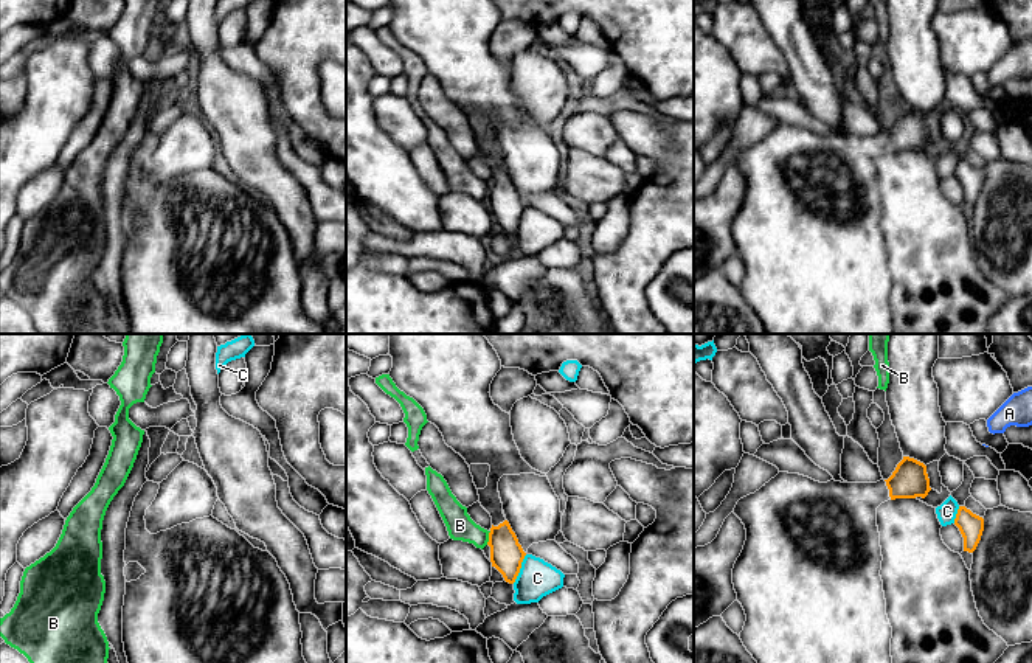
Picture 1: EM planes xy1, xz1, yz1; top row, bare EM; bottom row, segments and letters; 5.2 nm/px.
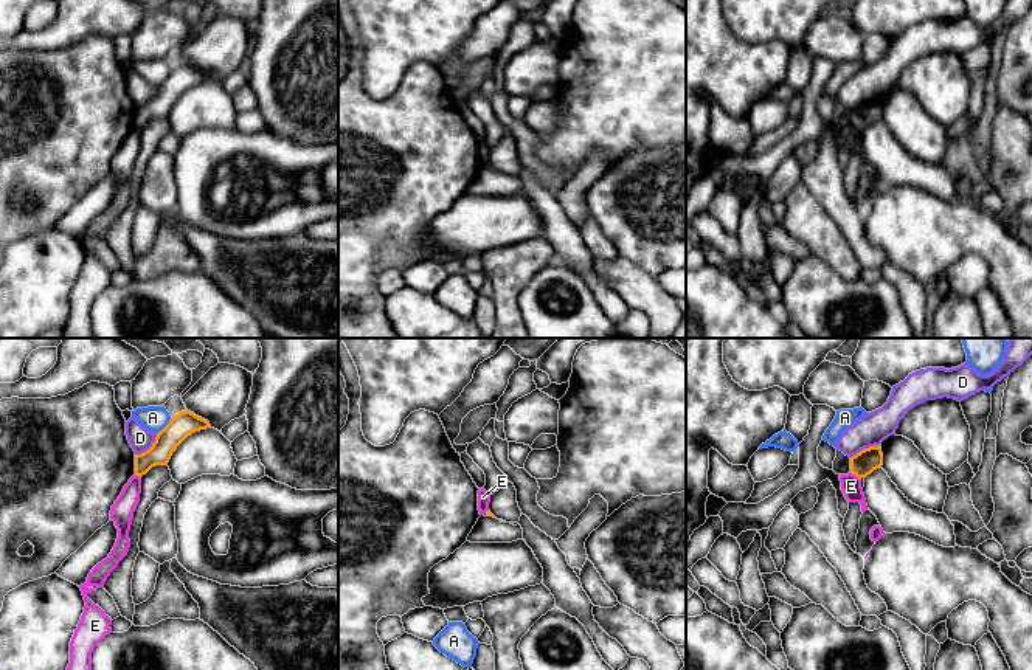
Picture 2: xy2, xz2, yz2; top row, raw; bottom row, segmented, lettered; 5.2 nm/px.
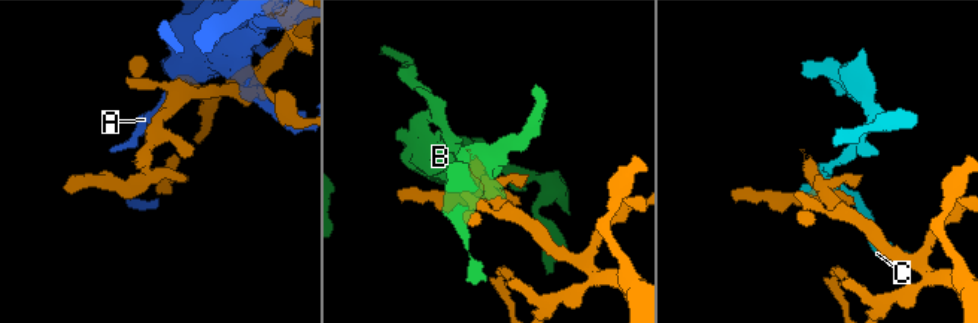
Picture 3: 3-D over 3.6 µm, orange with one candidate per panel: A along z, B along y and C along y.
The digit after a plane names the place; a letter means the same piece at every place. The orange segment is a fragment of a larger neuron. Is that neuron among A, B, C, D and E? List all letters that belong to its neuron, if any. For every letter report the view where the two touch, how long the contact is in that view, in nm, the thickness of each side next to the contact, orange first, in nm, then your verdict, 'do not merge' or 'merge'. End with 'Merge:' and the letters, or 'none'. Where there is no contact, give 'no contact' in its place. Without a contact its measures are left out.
A: xy2 | 120 nm | 130/130 nm | do not merge
B: xz1 | 80 nm | 180/140 nm | do not merge
C: xz1 | 170 nm | 180/190 nm | do not merge
D: yz2 | 170 nm | 120/170 nm | do not merge
E: yz2 | 70 nm | 120/110 nm | do not merge
Merge: none

